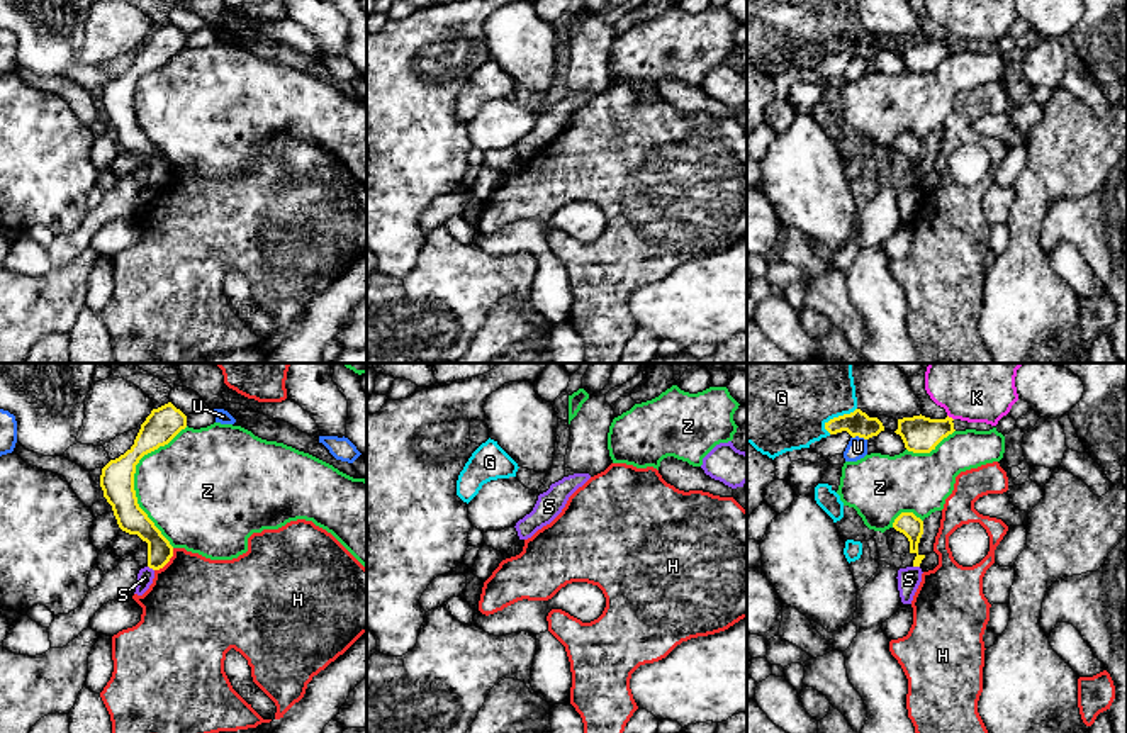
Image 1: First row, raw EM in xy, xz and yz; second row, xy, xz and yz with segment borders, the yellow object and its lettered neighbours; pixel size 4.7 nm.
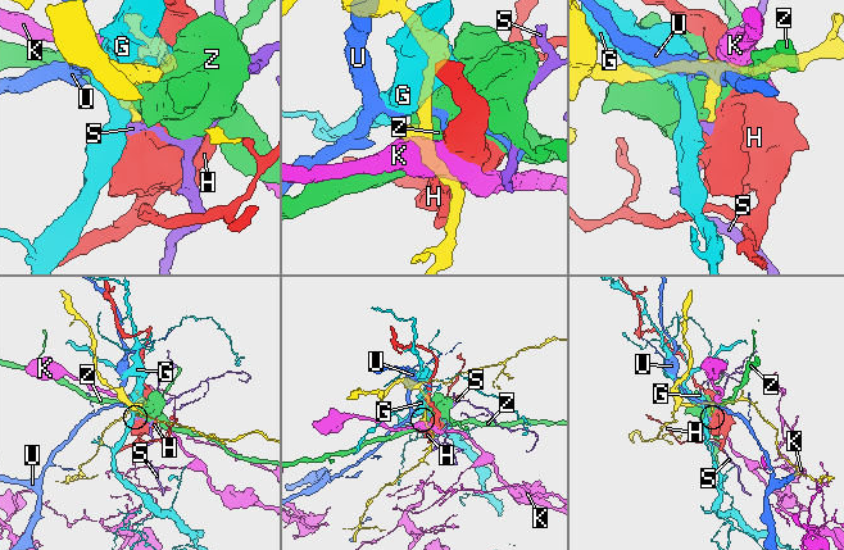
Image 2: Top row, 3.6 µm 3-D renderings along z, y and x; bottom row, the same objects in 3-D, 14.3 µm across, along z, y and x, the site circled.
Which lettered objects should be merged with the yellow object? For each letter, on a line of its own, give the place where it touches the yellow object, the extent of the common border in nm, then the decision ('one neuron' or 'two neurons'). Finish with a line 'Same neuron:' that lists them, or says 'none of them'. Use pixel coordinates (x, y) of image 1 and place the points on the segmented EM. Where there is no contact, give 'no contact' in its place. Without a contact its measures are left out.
G: yz (839, 416) | 190 nm | two neurons
H: xy (167, 562) | 140 nm | two neurons
K: yz (951, 418) | 40 nm | two neurons
S: xy (151, 567) | 40 nm | two neurons
U: yz (859, 436) | 70 nm | two neurons
Z: xy (133, 481) | 600 nm | two neurons
Same neuron: none of them

